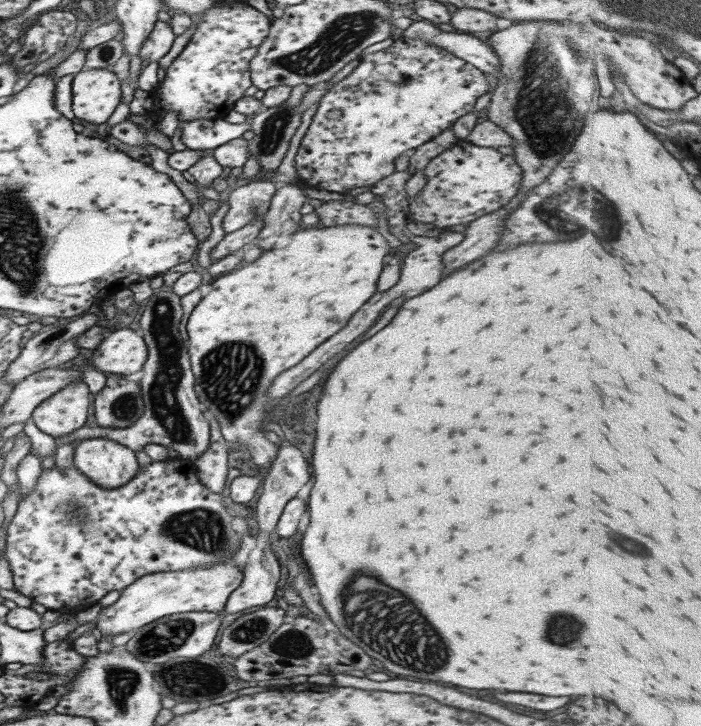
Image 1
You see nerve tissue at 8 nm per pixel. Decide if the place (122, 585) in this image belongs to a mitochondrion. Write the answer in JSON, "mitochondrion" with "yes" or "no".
{"mitochondrion":"no"}

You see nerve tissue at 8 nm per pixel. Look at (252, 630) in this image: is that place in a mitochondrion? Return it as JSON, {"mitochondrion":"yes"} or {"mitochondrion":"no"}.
{"mitochondrion":"yes"}

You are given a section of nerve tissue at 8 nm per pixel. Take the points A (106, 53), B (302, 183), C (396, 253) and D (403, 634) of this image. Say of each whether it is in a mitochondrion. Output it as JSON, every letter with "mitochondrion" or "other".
{"A":"mitochondrion","B":"other","C":"other","D":"mitochondrion"}

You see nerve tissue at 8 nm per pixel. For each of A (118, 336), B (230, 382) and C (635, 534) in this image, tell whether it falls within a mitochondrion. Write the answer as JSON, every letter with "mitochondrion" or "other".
{"A":"other","B":"mitochondrion","C":"mitochondrion"}

